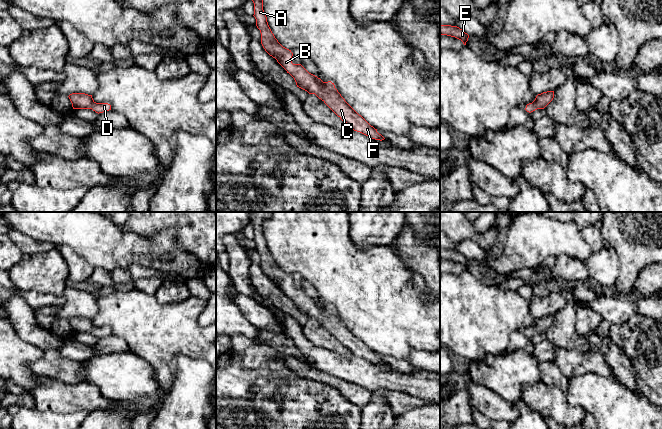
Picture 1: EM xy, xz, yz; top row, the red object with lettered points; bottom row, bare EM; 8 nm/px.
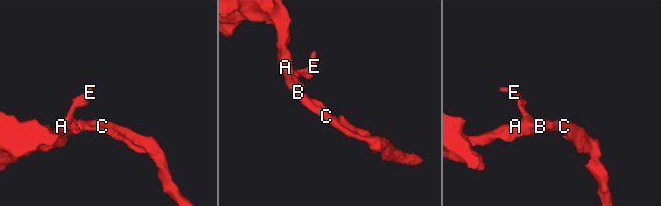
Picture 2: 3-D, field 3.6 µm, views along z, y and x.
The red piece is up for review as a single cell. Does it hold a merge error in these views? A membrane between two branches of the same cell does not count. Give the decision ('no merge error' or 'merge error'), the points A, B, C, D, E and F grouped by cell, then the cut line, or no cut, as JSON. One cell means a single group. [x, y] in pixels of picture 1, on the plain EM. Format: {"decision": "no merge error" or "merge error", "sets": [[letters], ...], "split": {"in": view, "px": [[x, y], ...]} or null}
{"decision": "no merge error", "sets": [["A", "B", "C", "D", "E", "F"]], "split": null}

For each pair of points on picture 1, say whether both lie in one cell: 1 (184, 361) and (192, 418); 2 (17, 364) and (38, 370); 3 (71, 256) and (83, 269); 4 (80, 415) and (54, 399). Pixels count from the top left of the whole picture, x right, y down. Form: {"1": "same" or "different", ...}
{"1": "same", "2": "different", "3": "same", "4": "different"}

